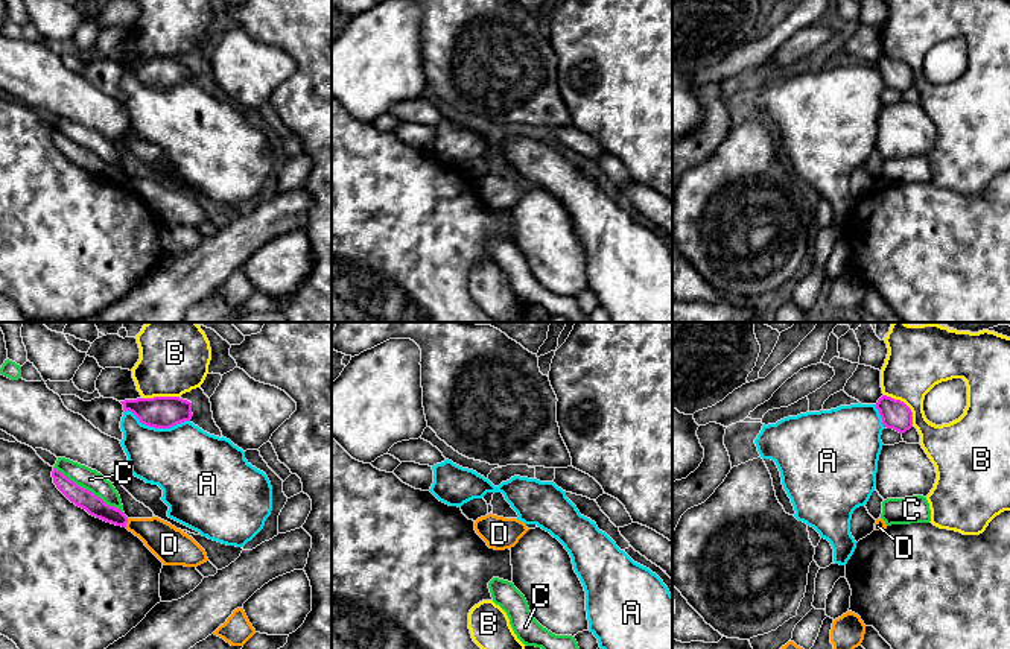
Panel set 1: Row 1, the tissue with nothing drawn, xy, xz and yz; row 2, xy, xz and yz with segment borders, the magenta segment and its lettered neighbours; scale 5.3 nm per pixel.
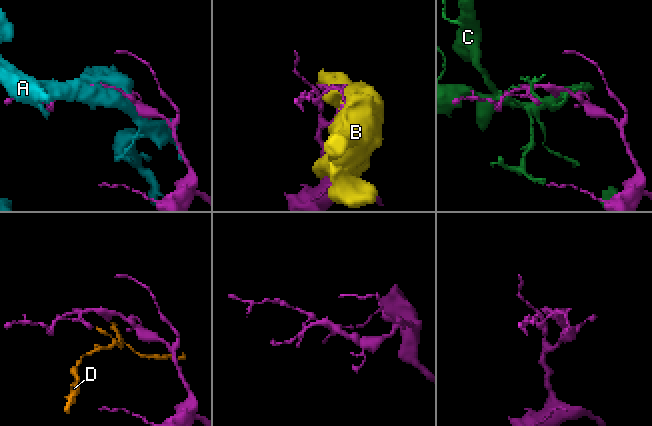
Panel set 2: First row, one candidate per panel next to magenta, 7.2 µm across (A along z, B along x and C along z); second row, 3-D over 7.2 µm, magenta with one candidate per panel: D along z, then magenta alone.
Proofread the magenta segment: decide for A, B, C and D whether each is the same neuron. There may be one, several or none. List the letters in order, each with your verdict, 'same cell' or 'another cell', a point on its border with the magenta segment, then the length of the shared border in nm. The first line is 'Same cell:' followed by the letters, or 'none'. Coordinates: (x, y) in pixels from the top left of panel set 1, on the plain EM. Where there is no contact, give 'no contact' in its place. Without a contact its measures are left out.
Same cell: none
A: another cell; meets magenta in xy at (157, 87); contact 340 nm long
B: another cell; meets magenta in yz at (905, 64); contact 220 nm long
C: another cell; meets magenta in xy at (87, 149); contact 440 nm long
D: another cell; meets magenta in xy at (127, 181); contact 50 nm long

